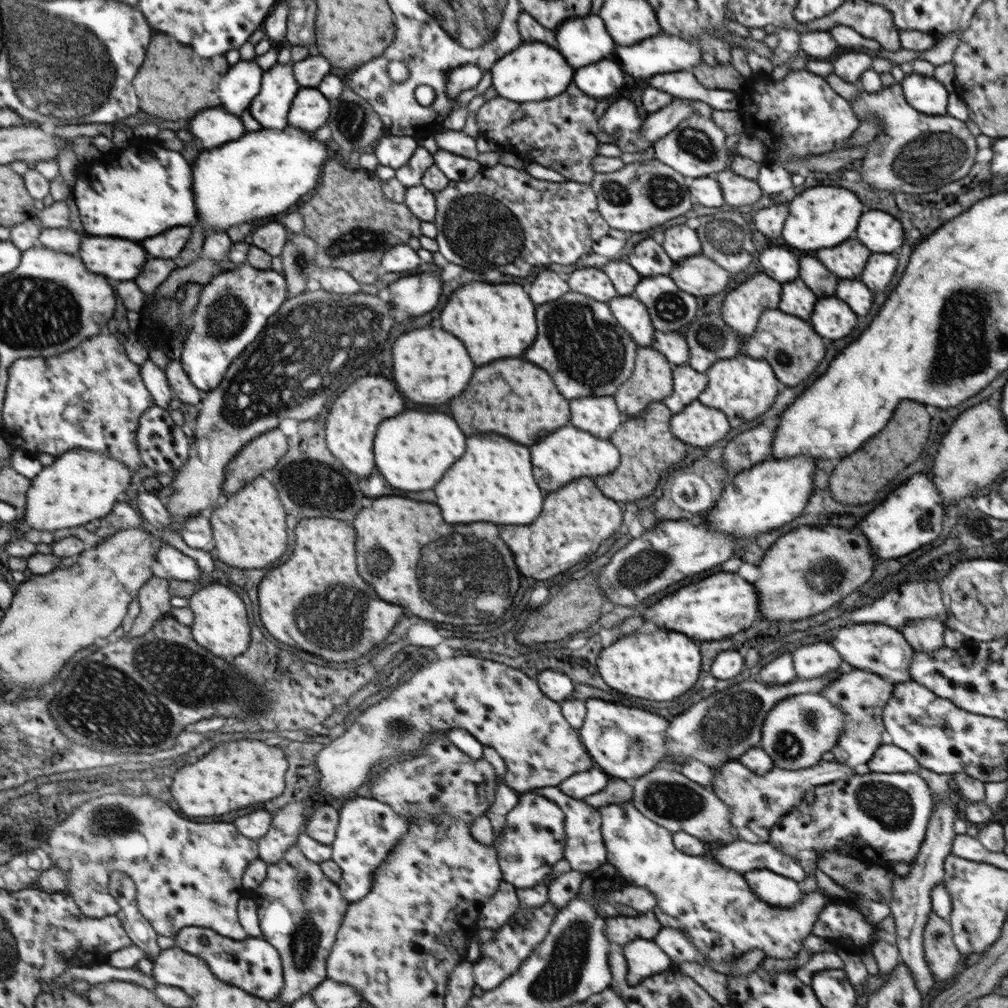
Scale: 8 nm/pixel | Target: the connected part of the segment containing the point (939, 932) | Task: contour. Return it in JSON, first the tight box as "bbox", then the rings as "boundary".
{"bbox":[923,911,961,982],"boundary":[[[933,911],[924,929],[923,947],[926,962],[933,972],[935,982],[954,976],[961,952],[954,944],[949,921],[940,918]]]}

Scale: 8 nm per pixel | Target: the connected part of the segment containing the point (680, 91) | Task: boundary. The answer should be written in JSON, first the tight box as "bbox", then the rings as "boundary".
{"bbox":[645,70,708,102],"boundary":[[[692,70],[655,74],[652,78],[645,80],[645,84],[671,94],[676,99],[706,102],[708,94],[708,89],[698,82]]]}

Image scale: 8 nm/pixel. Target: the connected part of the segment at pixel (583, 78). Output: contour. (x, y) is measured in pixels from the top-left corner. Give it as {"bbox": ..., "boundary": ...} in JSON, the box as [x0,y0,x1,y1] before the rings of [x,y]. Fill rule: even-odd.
{"bbox":[574,60,624,99],"boundary":[[[600,60],[592,66],[576,70],[574,82],[584,94],[595,99],[612,98],[624,84],[624,70],[616,62]]]}

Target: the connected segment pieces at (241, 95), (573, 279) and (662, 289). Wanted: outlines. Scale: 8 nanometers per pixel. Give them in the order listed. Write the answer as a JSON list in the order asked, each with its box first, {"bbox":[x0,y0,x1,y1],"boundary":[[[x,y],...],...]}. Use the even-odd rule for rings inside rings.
[{"bbox":[220,58,263,116],"boundary":[[[253,58],[240,59],[224,74],[224,82],[220,82],[222,106],[240,116],[260,92],[262,77],[263,70]]]},{"bbox":[566,267,618,302],"boundary":[[[582,267],[577,269],[570,278],[566,278],[570,290],[575,293],[584,294],[585,297],[593,298],[598,302],[611,301],[618,296],[613,282],[606,273],[594,267]]]},{"bbox":[631,275,696,331],"boundary":[[[669,275],[642,278],[631,296],[646,305],[655,330],[683,331],[696,316],[696,298],[680,290]]]}]

